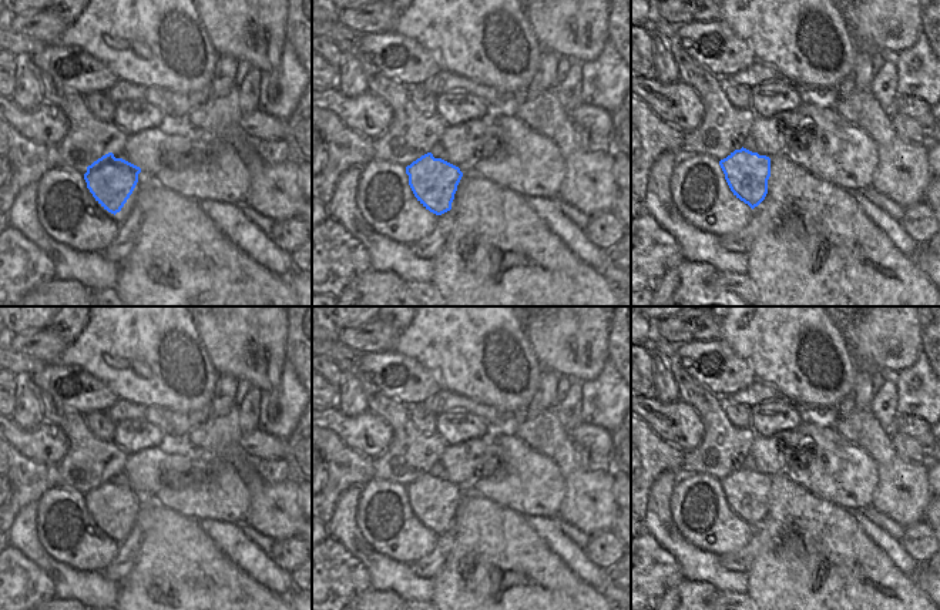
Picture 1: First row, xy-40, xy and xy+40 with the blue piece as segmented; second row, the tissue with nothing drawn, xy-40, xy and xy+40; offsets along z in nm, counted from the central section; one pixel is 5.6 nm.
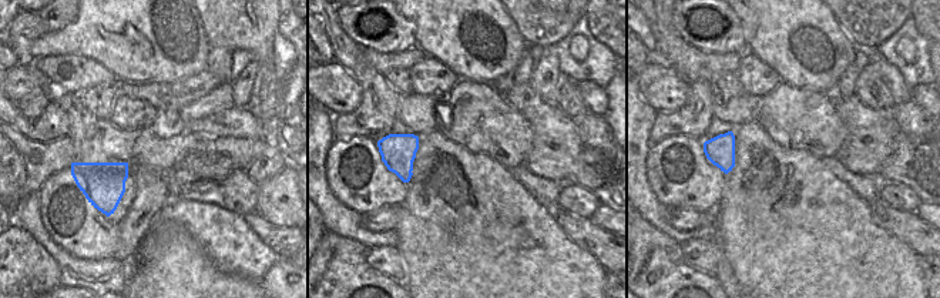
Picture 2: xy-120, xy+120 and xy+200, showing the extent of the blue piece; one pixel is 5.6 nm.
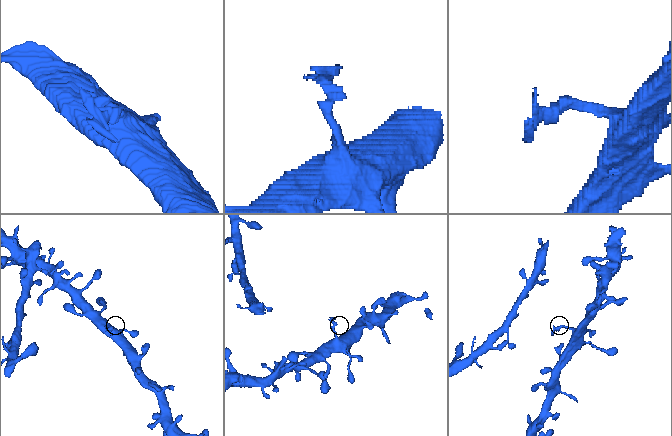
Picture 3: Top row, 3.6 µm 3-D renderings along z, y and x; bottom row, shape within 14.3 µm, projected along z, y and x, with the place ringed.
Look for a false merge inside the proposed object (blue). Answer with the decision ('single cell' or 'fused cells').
fused cells

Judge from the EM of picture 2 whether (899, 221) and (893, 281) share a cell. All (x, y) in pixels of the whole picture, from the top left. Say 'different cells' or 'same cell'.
different cells

